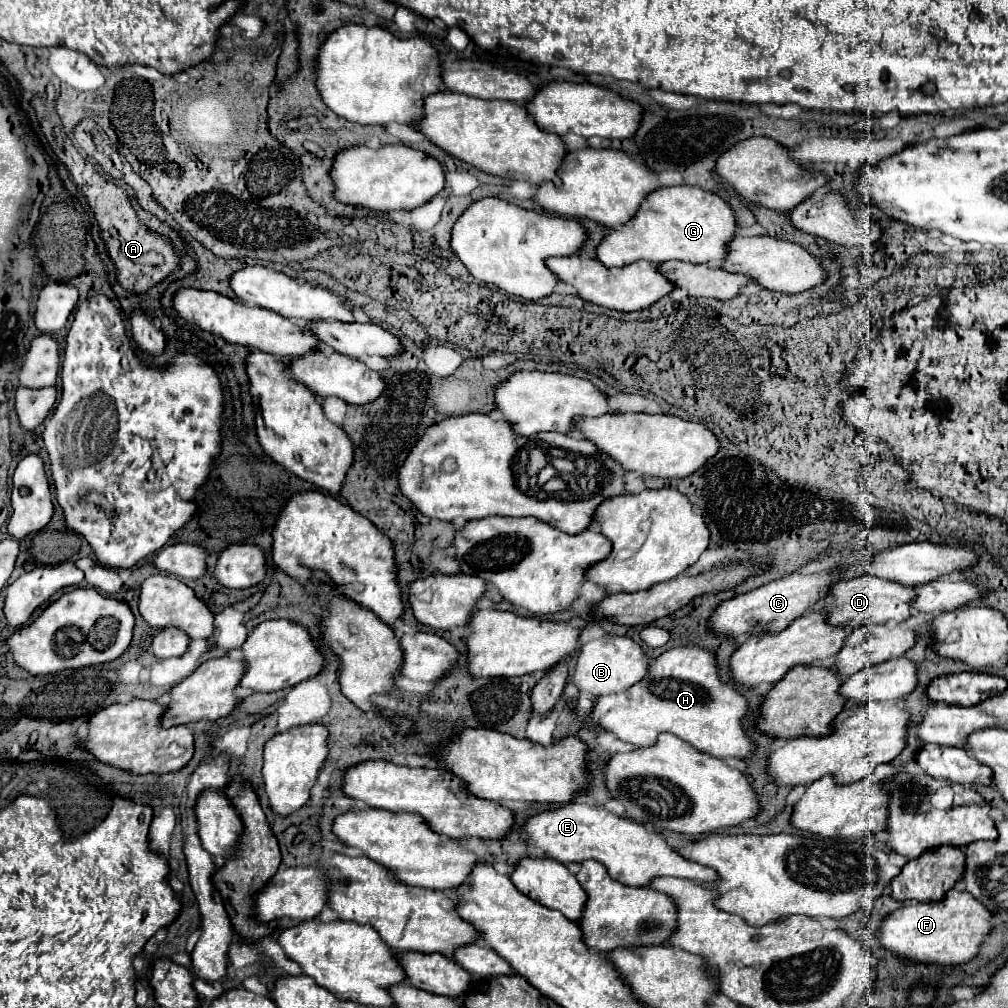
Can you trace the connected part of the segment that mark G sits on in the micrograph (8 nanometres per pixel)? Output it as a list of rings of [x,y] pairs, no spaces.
[[[691,185],[659,187],[641,201],[637,215],[633,215],[627,225],[607,229],[595,251],[597,261],[605,267],[621,267],[639,259],[653,263],[687,261],[719,267],[725,257],[725,245],[733,233],[735,215],[721,197]]]

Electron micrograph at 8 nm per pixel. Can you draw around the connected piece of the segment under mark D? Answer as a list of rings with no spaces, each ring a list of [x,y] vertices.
[[[863,575],[855,579],[841,579],[829,593],[825,593],[825,601],[821,601],[819,609],[829,613],[831,625],[845,625],[845,627],[861,627],[867,623],[885,623],[889,619],[905,621],[909,617],[909,603],[915,597],[911,587],[905,587],[897,581],[885,581],[875,575]]]

